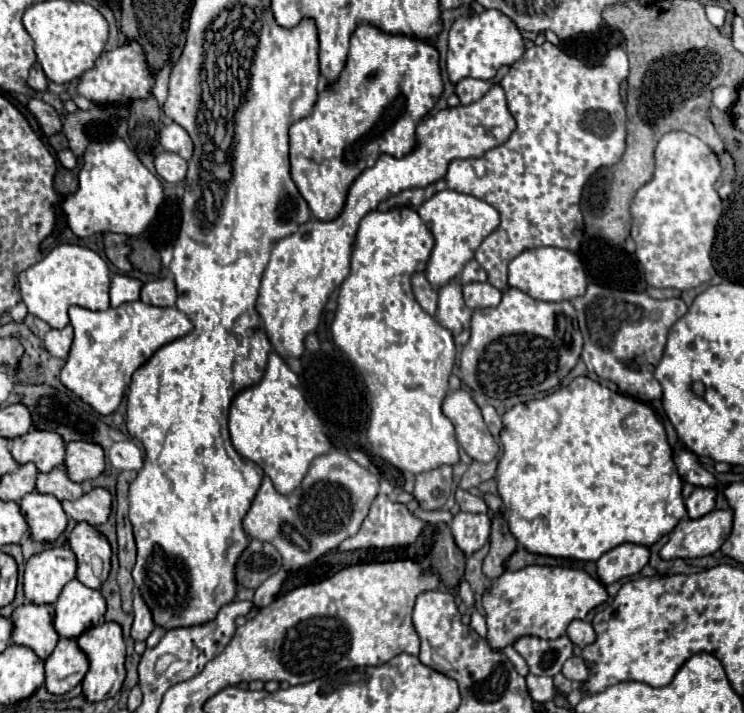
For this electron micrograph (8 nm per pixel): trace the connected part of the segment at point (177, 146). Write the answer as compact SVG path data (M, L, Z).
M172 122L172 124L168 124L168 126L162 128L162 132L160 132L160 144L164 146L164 150L174 152L174 154L180 154L184 160L190 160L192 158L192 152L194 152L192 138L176 122Z

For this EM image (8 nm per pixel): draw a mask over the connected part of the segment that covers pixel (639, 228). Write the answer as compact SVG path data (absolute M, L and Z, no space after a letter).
M668 132L660 138L654 150L656 170L650 182L646 182L634 196L632 214L632 238L636 242L636 258L642 264L644 278L648 286L656 288L678 288L688 290L708 282L716 270L712 266L712 244L716 236L716 226L722 216L722 200L714 188L716 180L722 176L722 166L700 138L686 132Z

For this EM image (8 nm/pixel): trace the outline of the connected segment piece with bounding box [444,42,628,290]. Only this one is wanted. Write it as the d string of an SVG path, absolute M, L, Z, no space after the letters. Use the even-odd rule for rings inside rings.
M544 42L542 46L528 48L524 56L514 62L508 74L500 80L500 86L506 86L508 108L518 122L514 134L502 146L488 150L476 160L454 160L444 176L446 188L472 194L500 212L500 226L476 250L476 260L486 270L488 282L492 286L500 290L508 288L508 264L528 248L558 246L566 250L578 250L584 232L580 214L582 188L594 170L600 166L616 164L624 154L626 112L620 98L620 82L626 76L628 58L622 48L610 50L600 66L590 68L578 58L562 52L558 46Z

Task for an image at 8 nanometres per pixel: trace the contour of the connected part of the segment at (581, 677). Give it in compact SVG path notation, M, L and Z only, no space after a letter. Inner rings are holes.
M572 656L564 668L562 668L562 674L568 678L568 680L576 680L576 682L586 682L590 678L590 672L584 664L584 658L580 656Z

